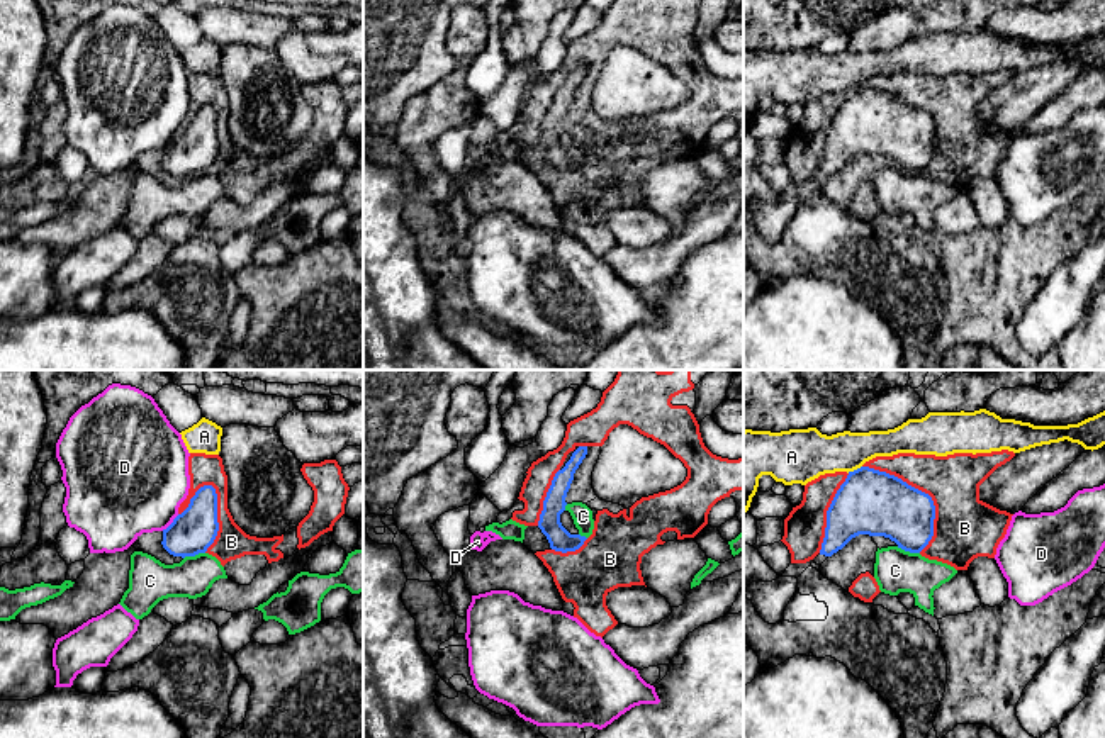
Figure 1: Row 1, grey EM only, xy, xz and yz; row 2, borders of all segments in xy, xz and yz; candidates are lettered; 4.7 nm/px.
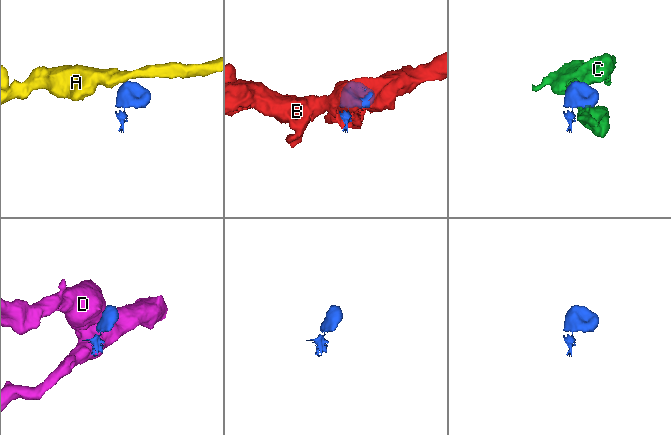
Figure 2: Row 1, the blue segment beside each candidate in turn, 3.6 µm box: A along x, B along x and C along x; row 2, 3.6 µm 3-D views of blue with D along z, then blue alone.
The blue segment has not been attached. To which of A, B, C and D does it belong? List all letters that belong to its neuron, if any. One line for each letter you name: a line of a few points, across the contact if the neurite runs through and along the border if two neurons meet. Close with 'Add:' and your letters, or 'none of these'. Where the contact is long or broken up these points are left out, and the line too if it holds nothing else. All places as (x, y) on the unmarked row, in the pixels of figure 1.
Add: none of these

